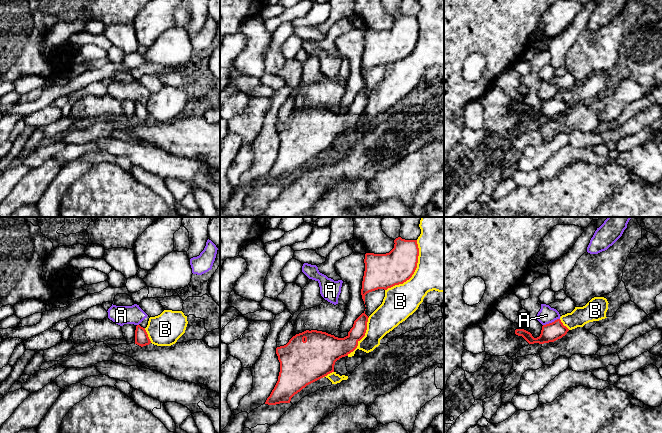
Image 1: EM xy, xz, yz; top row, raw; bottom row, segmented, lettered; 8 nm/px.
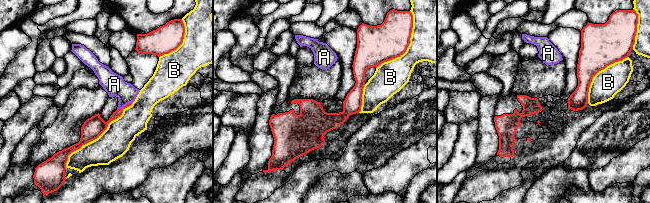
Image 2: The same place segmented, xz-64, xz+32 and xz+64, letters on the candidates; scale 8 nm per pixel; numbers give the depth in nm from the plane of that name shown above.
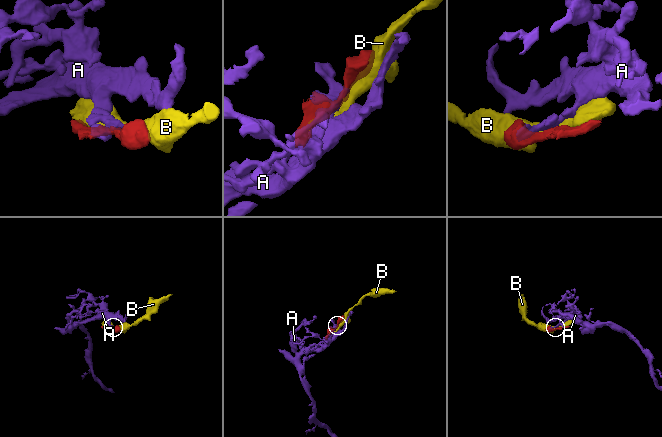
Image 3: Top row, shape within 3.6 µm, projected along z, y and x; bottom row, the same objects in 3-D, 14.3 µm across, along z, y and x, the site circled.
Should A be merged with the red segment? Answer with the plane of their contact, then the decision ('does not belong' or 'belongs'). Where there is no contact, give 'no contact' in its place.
yz | does not belong

